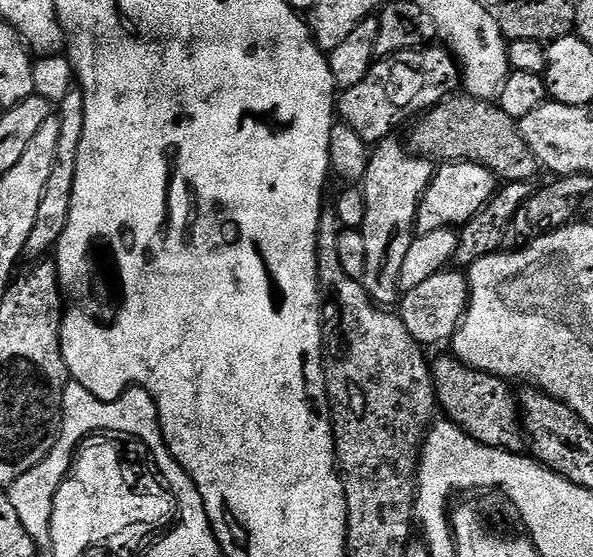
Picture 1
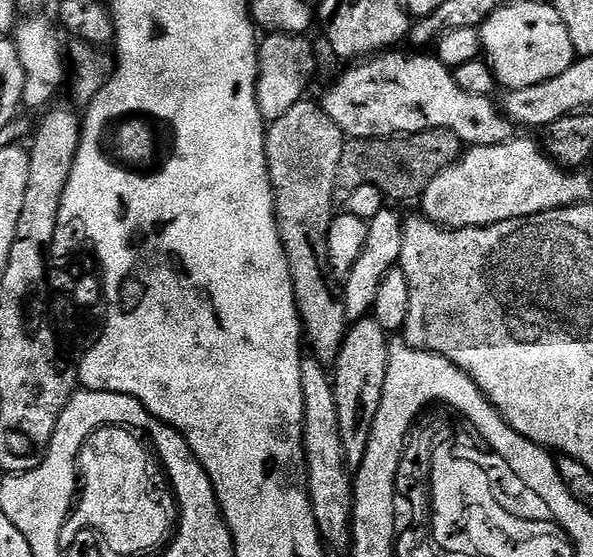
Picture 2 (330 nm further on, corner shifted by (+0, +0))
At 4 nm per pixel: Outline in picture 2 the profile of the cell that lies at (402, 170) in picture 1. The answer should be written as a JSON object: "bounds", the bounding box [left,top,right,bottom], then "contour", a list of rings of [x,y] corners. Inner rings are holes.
{"bounds":[331,318,389,470],"contour":[[[375,318],[357,320],[349,327],[340,347],[331,377],[334,402],[338,406],[338,426],[342,434],[344,463],[355,470],[366,458],[366,446],[374,430],[374,418],[378,418],[378,406],[382,406],[382,390],[386,386],[388,369],[389,333],[378,326]]]}

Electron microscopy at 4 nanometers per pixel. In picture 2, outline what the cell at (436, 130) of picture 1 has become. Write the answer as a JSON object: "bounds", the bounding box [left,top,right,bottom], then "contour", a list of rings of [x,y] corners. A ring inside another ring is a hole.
{"bounds":[334,130,462,202],"contour":[[[430,130],[413,136],[385,138],[382,140],[349,139],[342,150],[342,162],[338,162],[338,174],[334,182],[334,201],[343,202],[358,190],[358,186],[378,186],[389,200],[416,200],[424,191],[462,155],[460,139],[450,130]]]}

